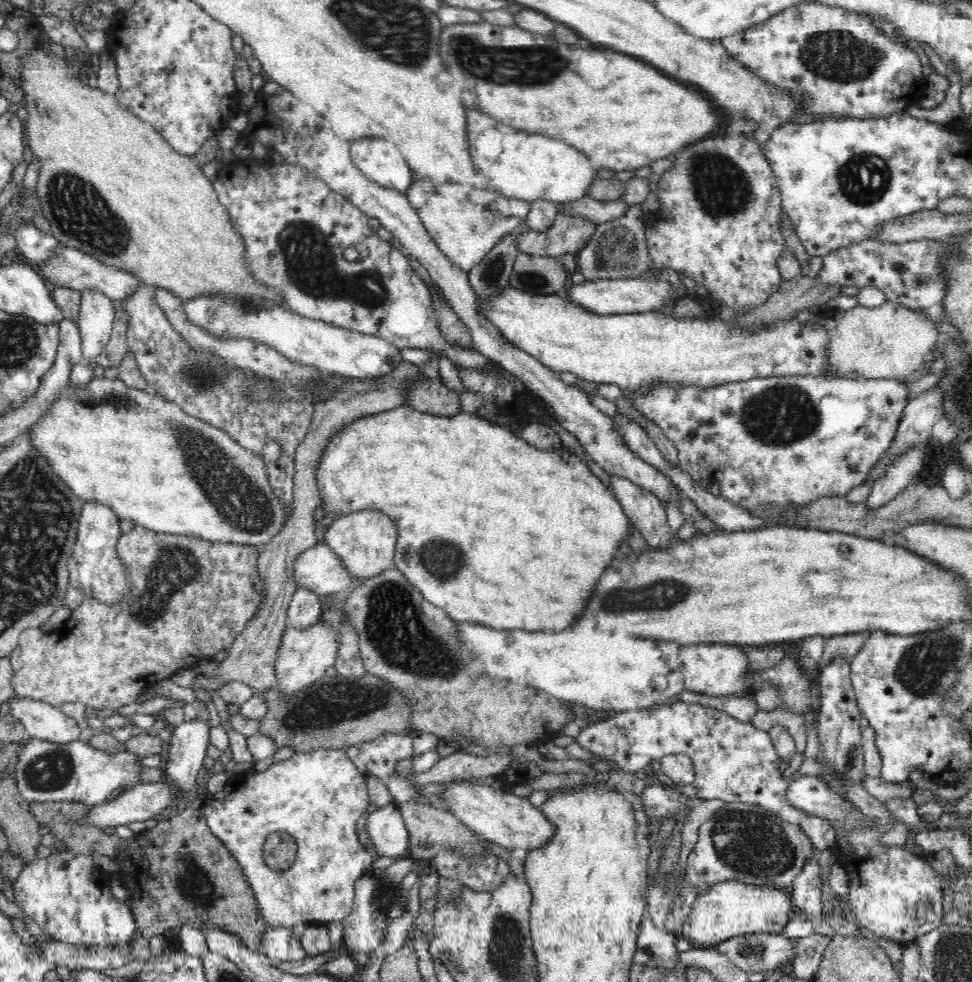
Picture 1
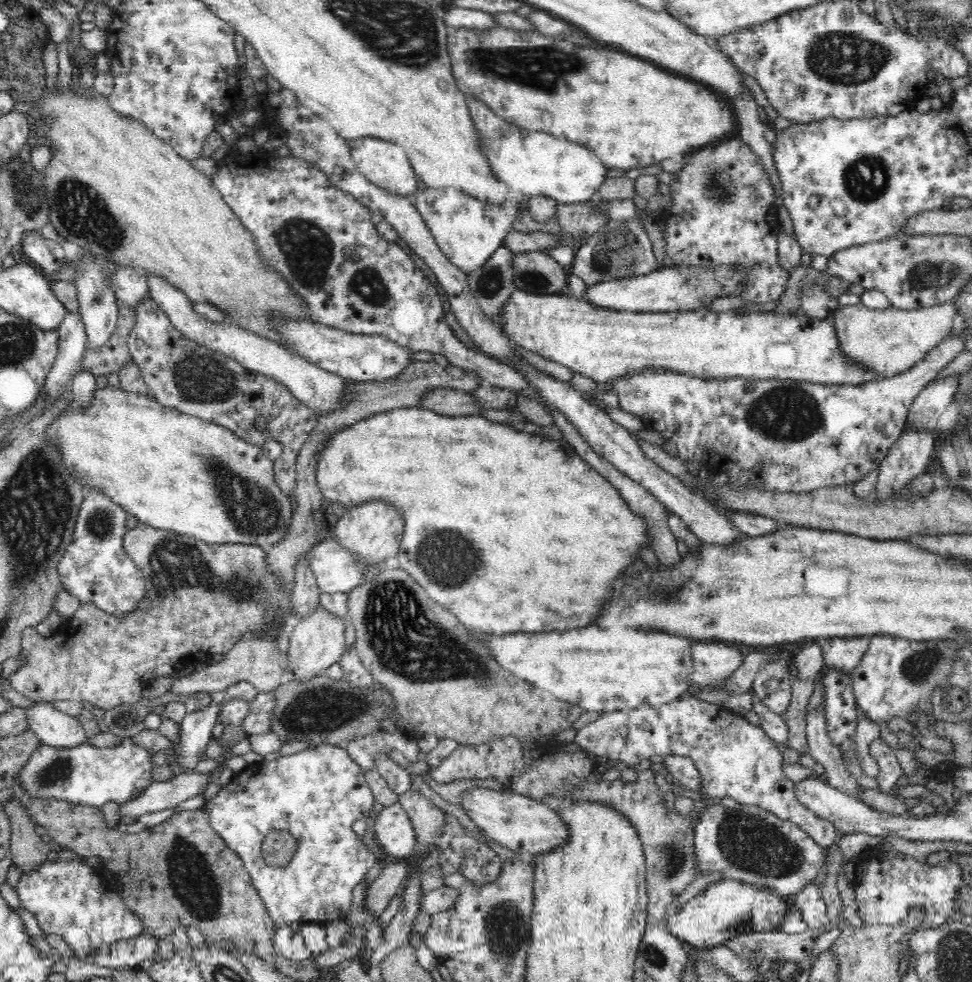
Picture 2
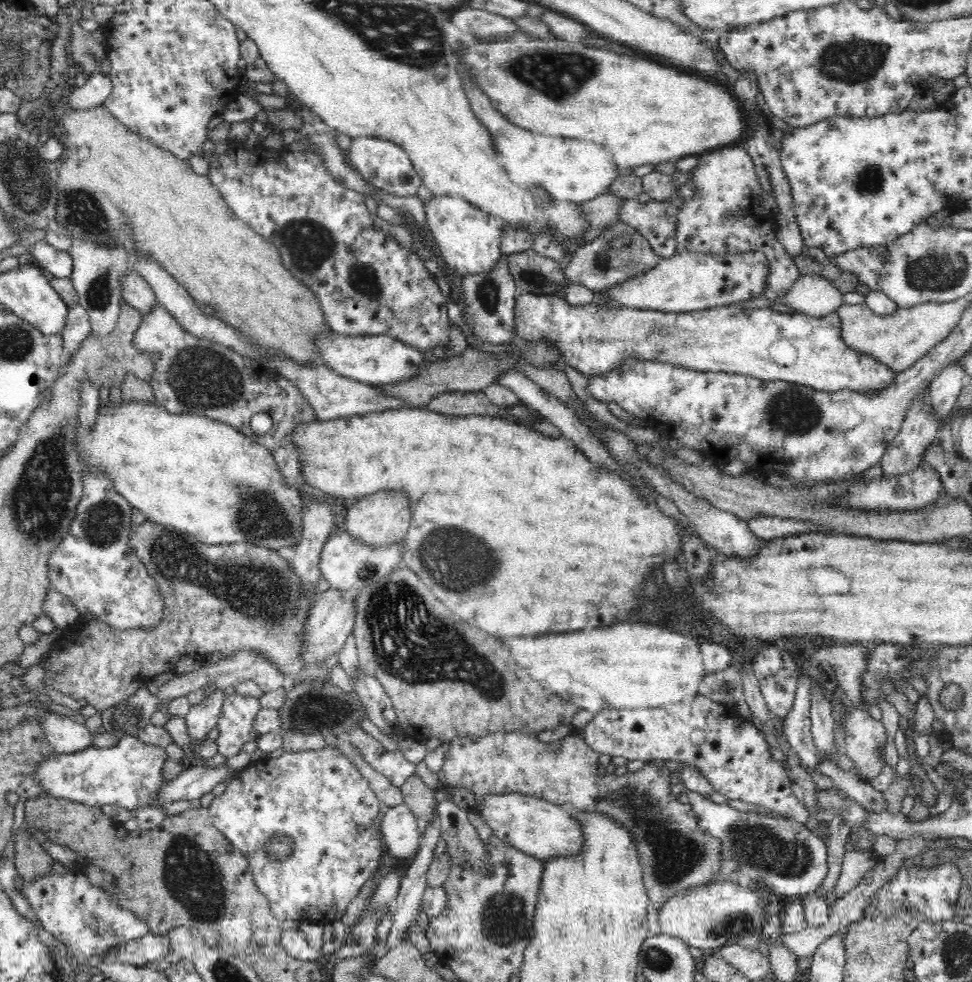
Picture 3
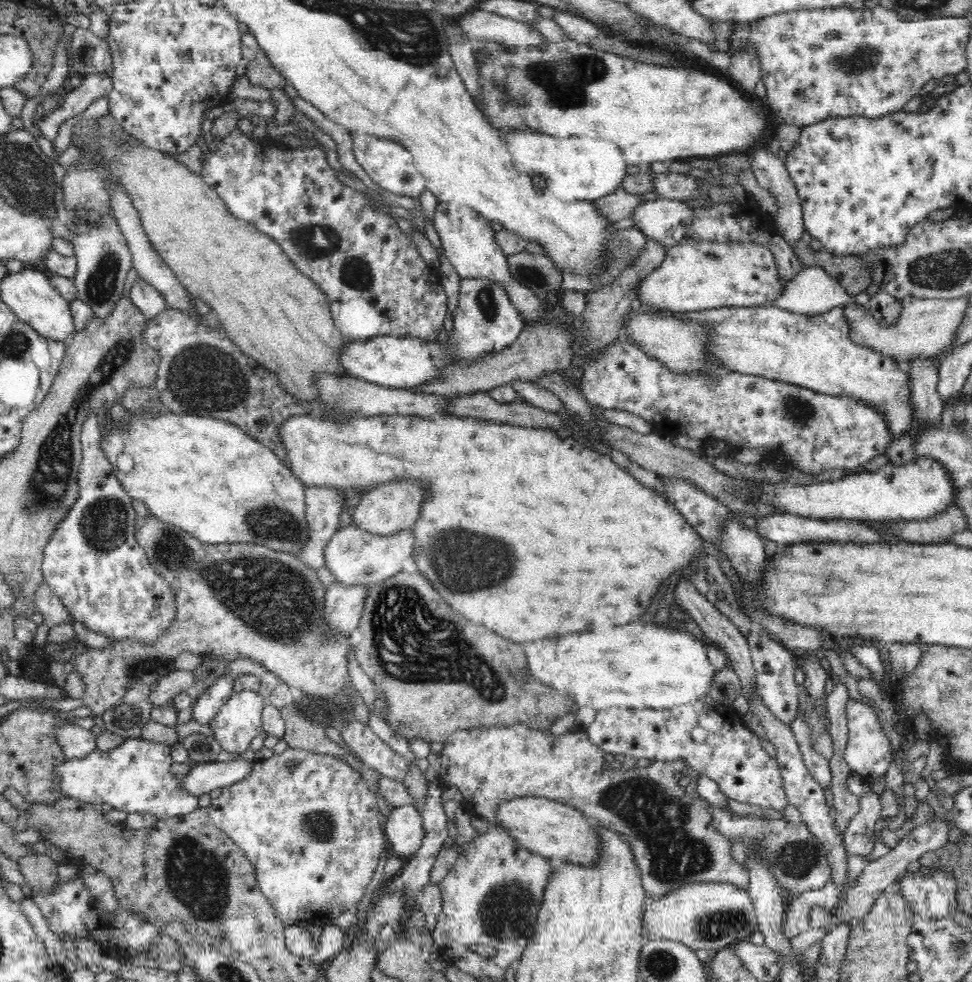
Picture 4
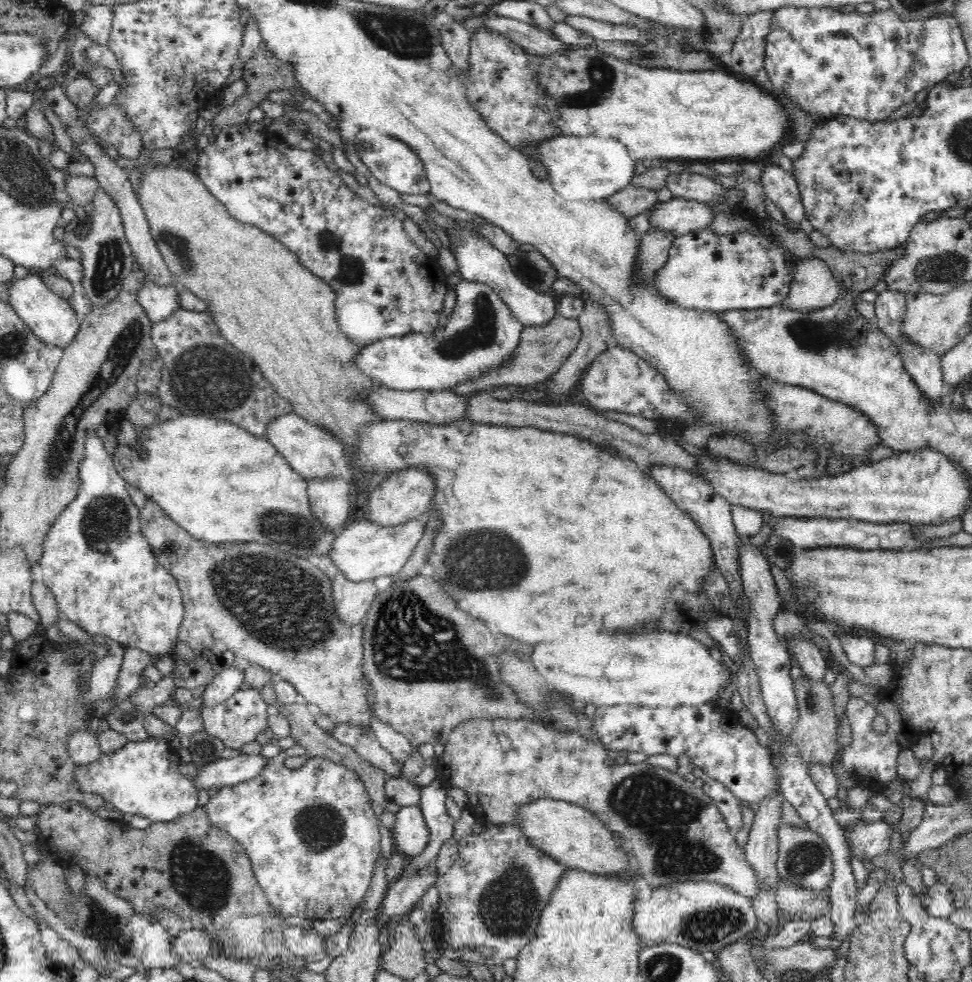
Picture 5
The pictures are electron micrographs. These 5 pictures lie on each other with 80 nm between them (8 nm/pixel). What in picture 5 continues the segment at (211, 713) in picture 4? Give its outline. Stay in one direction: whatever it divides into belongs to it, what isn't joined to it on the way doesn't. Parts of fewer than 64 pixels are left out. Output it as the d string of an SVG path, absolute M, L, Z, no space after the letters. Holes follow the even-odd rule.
M235 664L219 672L201 694L202 711L229 699L237 690L240 690L243 680L243 672Z

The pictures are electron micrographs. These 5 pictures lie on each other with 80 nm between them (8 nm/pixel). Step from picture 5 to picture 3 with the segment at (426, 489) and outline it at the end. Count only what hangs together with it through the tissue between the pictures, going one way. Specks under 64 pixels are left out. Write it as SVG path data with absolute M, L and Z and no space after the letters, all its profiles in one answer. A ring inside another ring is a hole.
M382 491L371 494L356 501L347 509L343 520L343 528L347 534L358 543L378 548L402 543L410 526L410 508L408 497L394 491Z

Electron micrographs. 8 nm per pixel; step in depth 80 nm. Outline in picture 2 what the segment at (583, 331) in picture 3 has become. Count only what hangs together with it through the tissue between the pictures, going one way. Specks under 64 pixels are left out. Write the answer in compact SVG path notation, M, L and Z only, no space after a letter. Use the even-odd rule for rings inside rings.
M515 289L514 293L506 299L504 306L500 308L501 312L501 324L503 333L509 338L514 340L514 343L520 348L533 352L534 354L542 356L546 360L557 362L562 366L567 366L574 373L582 374L582 376L588 376L592 378L598 384L608 384L624 377L631 377L632 373L639 373L646 369L662 369L662 371L668 371L670 373L678 373L688 375L690 377L708 379L729 379L729 378L759 378L762 380L774 378L778 380L802 380L813 382L814 384L824 385L838 385L838 384L861 384L860 382L868 382L868 380L876 380L880 378L878 375L874 375L872 371L866 371L850 361L846 361L838 349L838 337L835 333L835 325L831 320L814 319L805 315L803 318L800 316L786 315L786 316L774 316L769 313L760 314L748 314L736 316L734 312L722 312L722 314L714 314L714 312L708 312L704 307L696 309L695 311L677 311L672 313L660 313L660 312L617 312L615 310L600 309L590 305L588 301L582 299L577 300L573 295L569 294L550 294L540 295L531 294L524 290Z

